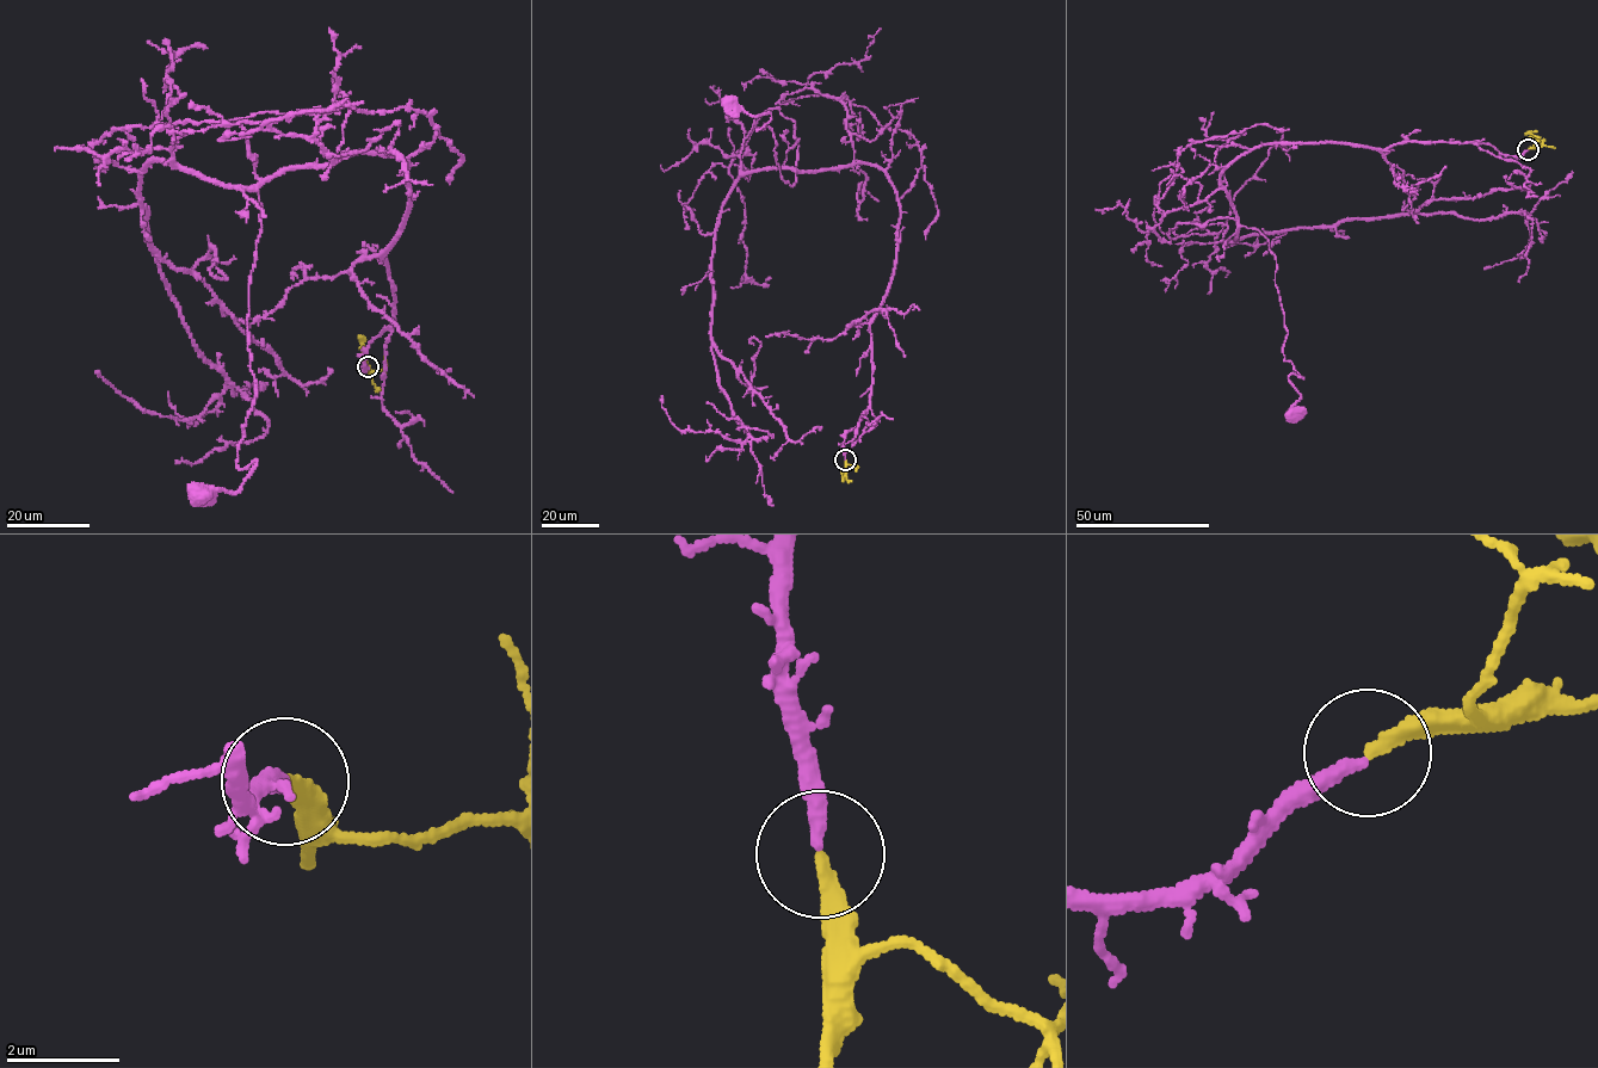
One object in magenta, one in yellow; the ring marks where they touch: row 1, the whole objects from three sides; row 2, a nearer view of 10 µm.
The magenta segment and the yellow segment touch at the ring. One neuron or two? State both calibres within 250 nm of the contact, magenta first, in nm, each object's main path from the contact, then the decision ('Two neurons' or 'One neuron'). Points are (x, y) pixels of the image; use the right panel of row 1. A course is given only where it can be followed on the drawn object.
Thickness 240 nm (magenta) against 240 nm. Course of magenta: (1528, 149), (1271, 143), (1231, 162), (1236, 221), (1276, 261), (1283, 353), (1303, 378), (1288, 378), (1291, 418). Course of yellow: (1528, 149), (1542, 144), (1530, 133), (1536, 130). One neuron

